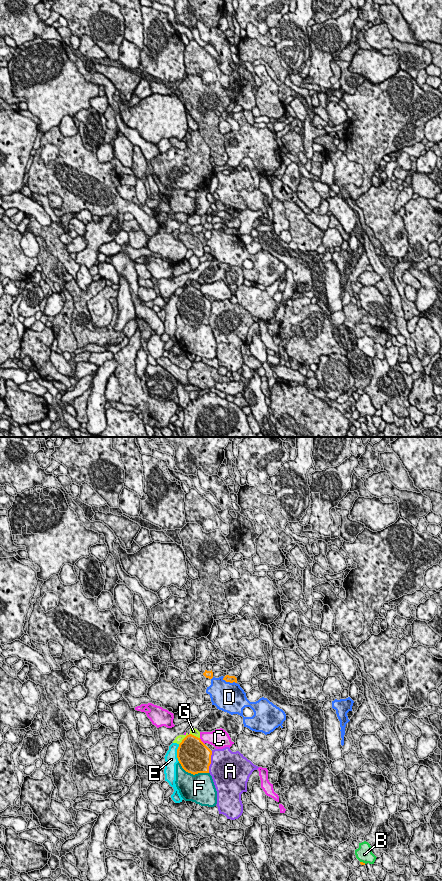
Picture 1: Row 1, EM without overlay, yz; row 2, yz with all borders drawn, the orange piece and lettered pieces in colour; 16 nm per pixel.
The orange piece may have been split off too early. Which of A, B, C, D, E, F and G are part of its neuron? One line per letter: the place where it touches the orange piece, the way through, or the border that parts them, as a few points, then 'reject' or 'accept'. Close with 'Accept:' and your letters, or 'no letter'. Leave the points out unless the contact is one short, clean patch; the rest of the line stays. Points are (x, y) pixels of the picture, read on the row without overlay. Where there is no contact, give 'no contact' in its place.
A: yz (210, 314) | reject
B: yz (362, 414) | reject
C: yz (201, 293) | reject
D: yz (229, 233) | reject
E: yz (177, 305) | reject
F: yz (193, 326) | reject
G: yz (195, 288) | reject
Accept: no letter

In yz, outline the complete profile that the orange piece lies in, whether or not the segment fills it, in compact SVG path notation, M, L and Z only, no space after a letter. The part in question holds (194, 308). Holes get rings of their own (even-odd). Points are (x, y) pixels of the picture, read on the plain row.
M189 286L179 296L177 310L182 320L193 327L209 325L212 303L200 290Z

